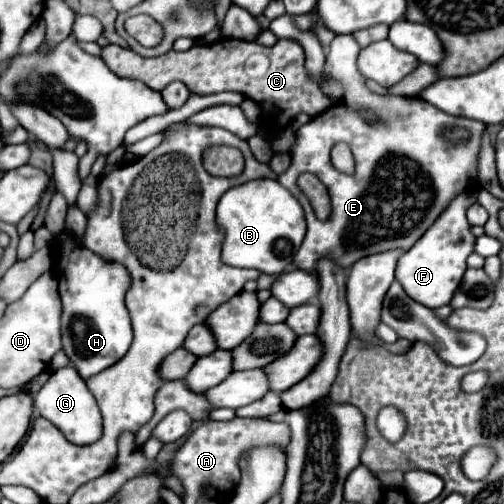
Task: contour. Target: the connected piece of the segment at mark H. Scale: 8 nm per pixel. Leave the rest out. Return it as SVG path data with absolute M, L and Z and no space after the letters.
M72 235L54 243L52 261L62 299L62 349L82 379L88 379L124 357L132 343L130 317L124 305L124 295L130 289L130 273L122 263L106 261L82 247Z

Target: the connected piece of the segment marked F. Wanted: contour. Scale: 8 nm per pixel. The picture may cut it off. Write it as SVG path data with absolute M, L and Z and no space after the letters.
M466 191L458 195L448 205L448 209L436 219L436 223L418 239L418 243L414 243L414 247L402 253L398 259L396 279L414 301L430 309L450 303L466 271L466 257L474 251L476 237L470 233L470 225L466 221L466 209L472 203L476 203L476 193Z

